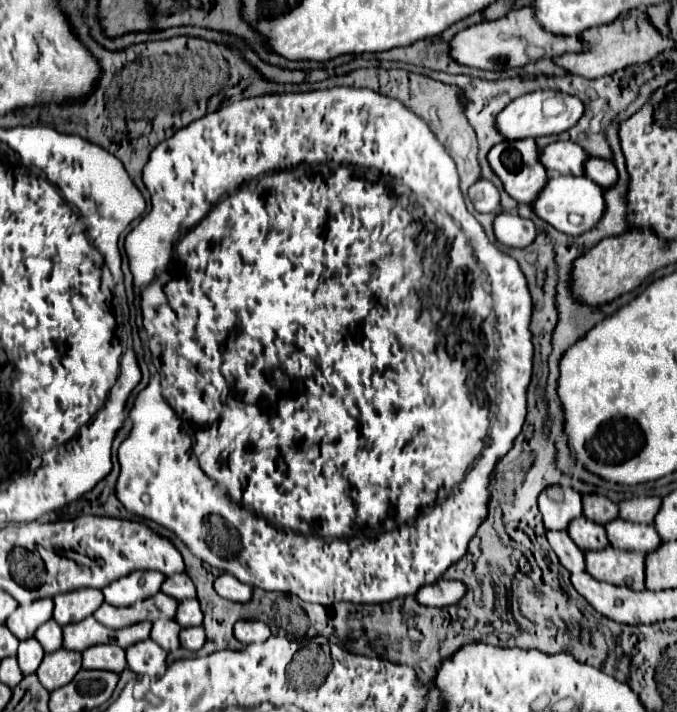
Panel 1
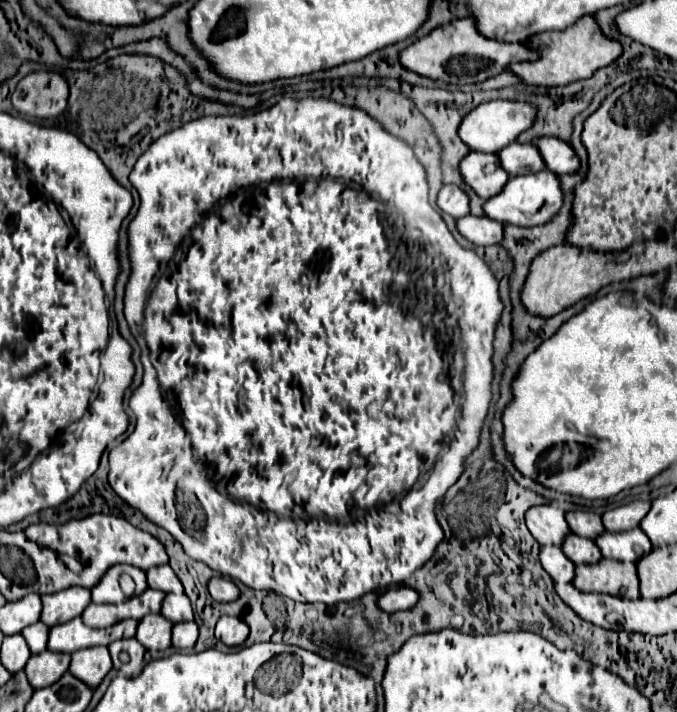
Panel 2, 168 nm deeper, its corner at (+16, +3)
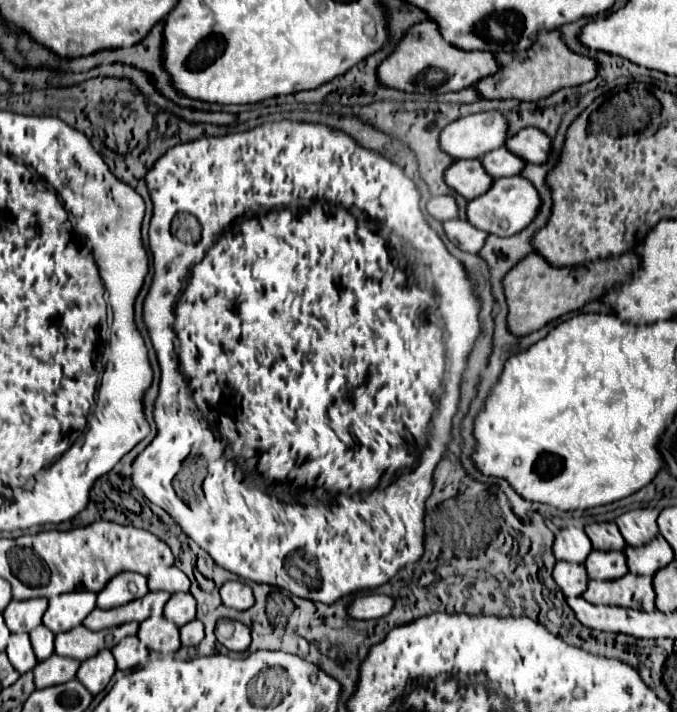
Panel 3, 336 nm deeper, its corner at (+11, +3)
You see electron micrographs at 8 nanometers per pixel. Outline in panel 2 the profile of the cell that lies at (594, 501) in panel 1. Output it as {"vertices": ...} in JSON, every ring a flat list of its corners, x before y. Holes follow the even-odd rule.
{"vertices":[[568,512,566,514,568,526,576,536,596,540,606,528,602,524,602,518,594,512]]}

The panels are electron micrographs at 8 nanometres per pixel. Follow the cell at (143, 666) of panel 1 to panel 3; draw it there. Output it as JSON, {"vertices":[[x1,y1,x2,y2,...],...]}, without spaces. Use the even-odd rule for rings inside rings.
{"vertices":[[127,636,113,650,119,670,135,670,147,662,147,648,137,640,137,636]]}

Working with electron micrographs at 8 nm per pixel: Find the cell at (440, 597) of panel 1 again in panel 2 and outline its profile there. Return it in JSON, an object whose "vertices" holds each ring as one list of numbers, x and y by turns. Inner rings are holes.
{"vertices":[[402,586,402,588,394,588,394,590,380,594,376,604,378,604,380,610,392,614,392,612,398,612,398,610,410,610,416,602,418,602,418,592]]}

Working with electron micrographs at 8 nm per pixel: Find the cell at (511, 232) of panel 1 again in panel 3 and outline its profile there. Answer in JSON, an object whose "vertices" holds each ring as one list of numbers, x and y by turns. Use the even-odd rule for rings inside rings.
{"vertices":[[449,220,443,224,445,234,449,240,453,240,461,250,465,252,479,252,481,246,485,246,487,240,487,232,481,232,479,228,469,226,469,222,461,222,461,220]]}

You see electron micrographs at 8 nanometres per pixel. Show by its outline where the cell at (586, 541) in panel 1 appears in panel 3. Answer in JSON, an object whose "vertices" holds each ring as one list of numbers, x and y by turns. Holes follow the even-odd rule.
{"vertices":[[593,550,585,560,585,568,587,568,589,578,597,578,597,580,615,580,617,576,627,574,627,564,625,564,623,552]]}

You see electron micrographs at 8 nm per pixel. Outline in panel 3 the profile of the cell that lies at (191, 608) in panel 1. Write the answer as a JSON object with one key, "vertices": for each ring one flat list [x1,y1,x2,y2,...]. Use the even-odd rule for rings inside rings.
{"vertices":[[177,592,165,604,165,618,177,626,185,626,195,618,195,598,189,592]]}

